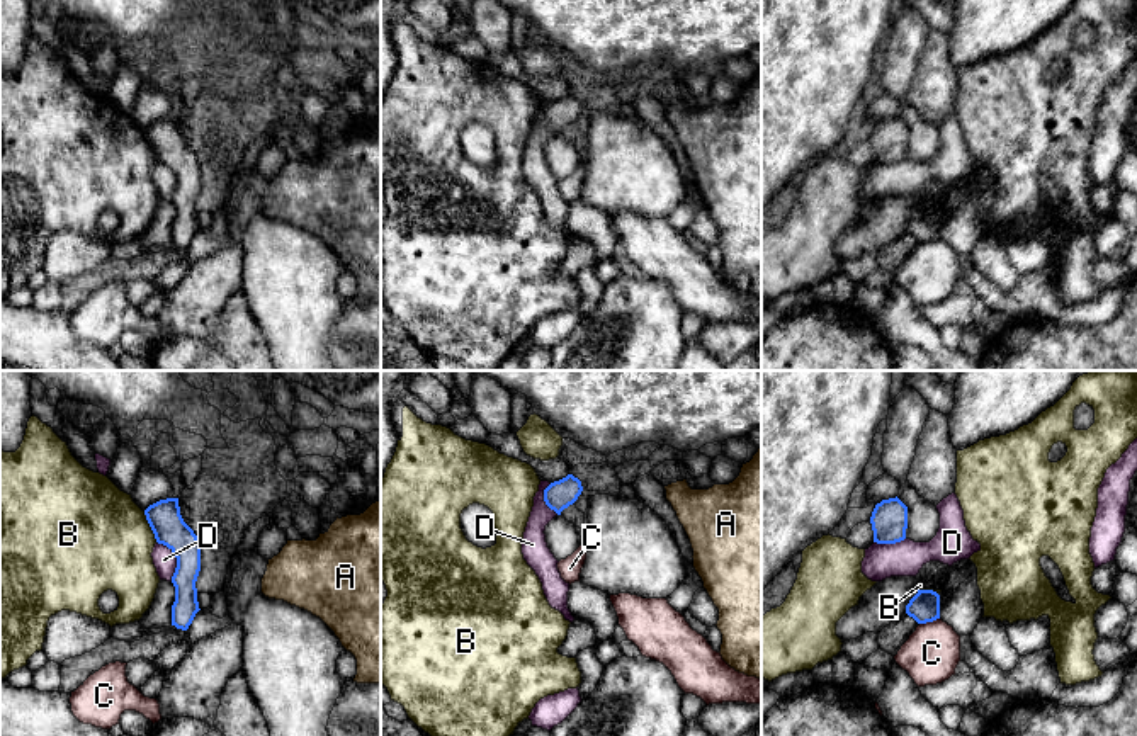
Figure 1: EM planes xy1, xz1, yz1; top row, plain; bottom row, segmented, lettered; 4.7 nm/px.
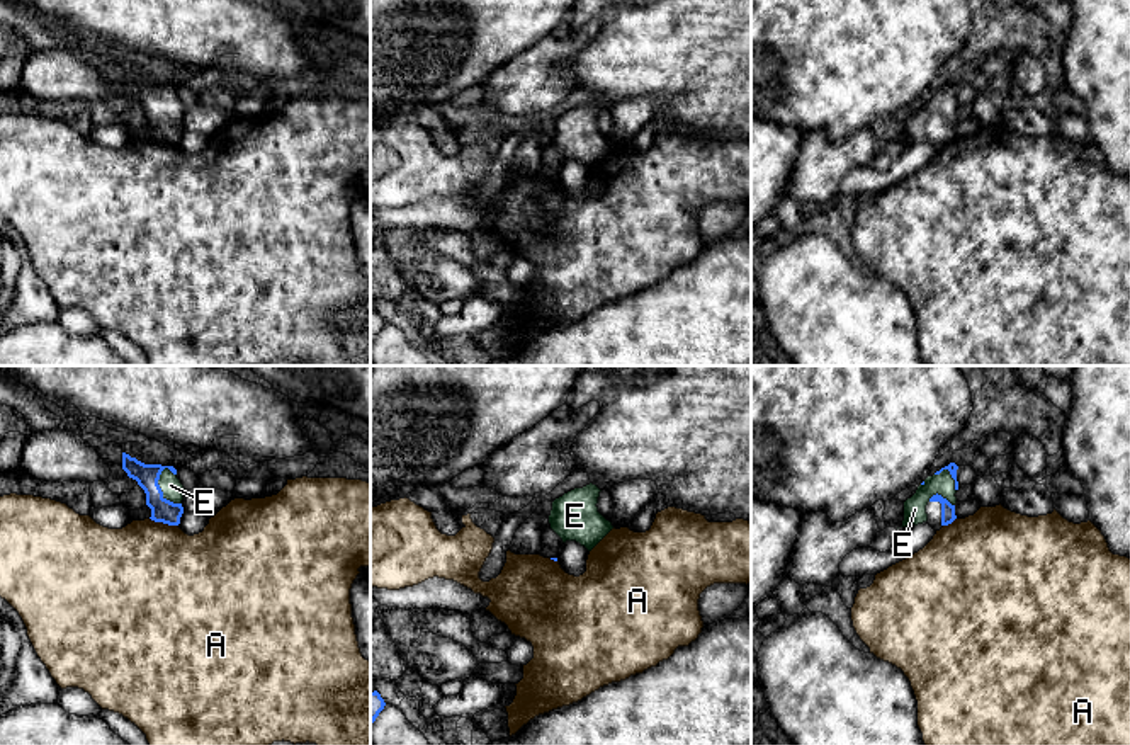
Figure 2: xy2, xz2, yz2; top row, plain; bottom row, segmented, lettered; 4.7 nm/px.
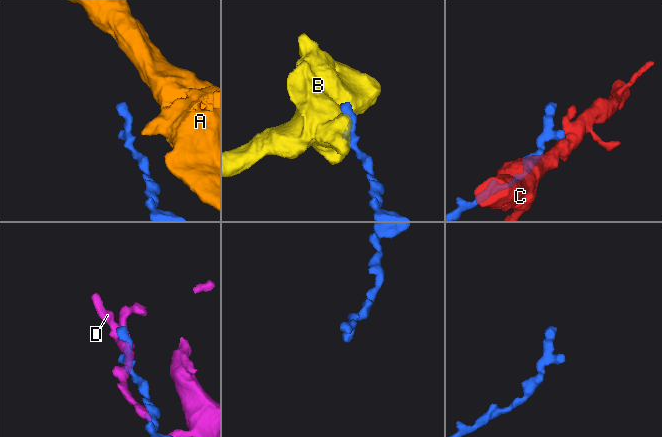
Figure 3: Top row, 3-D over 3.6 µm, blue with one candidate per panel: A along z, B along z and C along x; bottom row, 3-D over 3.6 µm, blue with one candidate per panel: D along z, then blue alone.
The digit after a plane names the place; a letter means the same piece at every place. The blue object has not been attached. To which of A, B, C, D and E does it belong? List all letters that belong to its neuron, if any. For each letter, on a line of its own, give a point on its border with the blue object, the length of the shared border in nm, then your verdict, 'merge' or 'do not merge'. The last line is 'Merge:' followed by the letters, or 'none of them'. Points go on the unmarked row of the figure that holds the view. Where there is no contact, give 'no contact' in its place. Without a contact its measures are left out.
A: meets blue in xy2 at (163, 142); contact 140 nm long; do not merge
B: meets blue in xy1 at (150, 145); contact 160 nm long; do not merge
C: meets blue in yz1 at (928, 240); contact 100 nm long; do not merge
D: meets blue in xy1 at (177, 179); contact 200 nm long; do not merge
E: meets blue in xy2 at (160, 109); contact 200 nm long; merge
Merge: E

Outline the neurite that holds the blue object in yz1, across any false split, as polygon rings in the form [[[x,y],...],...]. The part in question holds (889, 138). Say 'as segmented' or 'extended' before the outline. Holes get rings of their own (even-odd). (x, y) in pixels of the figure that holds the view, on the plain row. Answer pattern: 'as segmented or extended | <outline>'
as segmented | [[[896,116],[875,124],[870,136],[874,161],[896,163],[906,158],[908,126]]]

